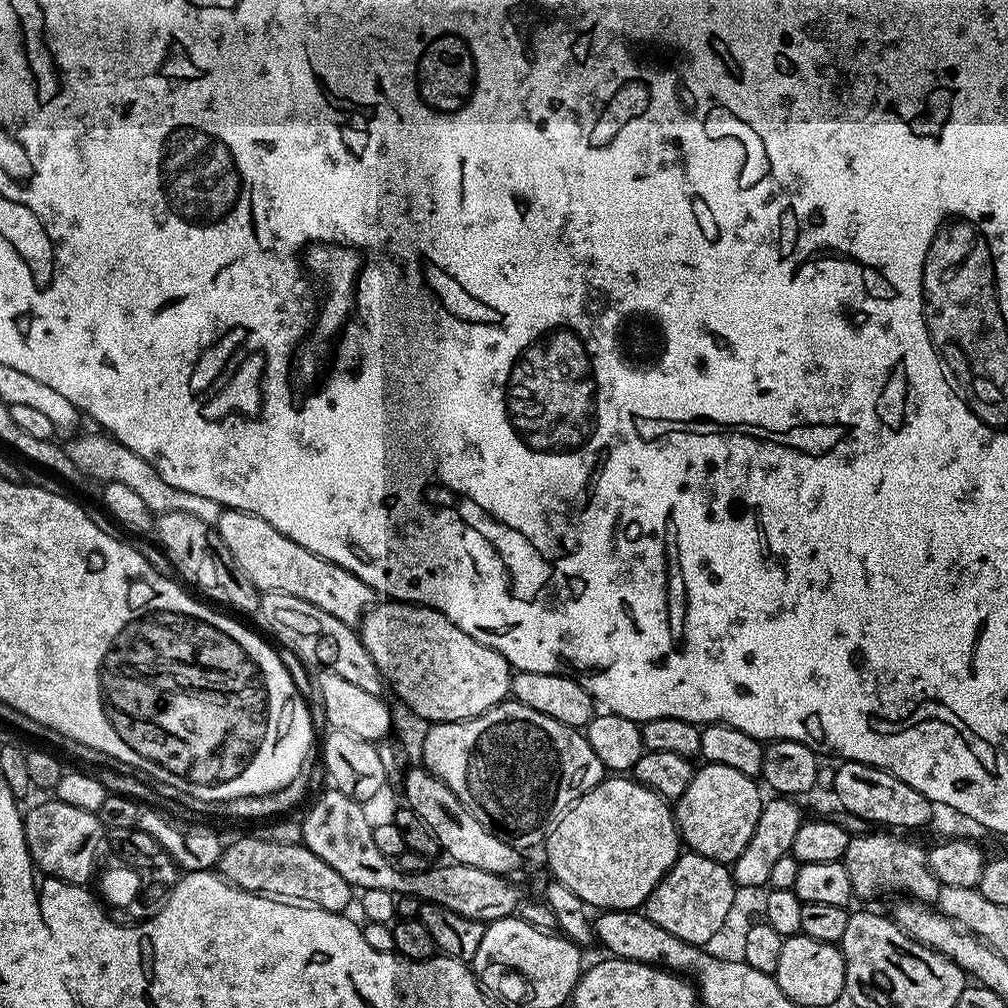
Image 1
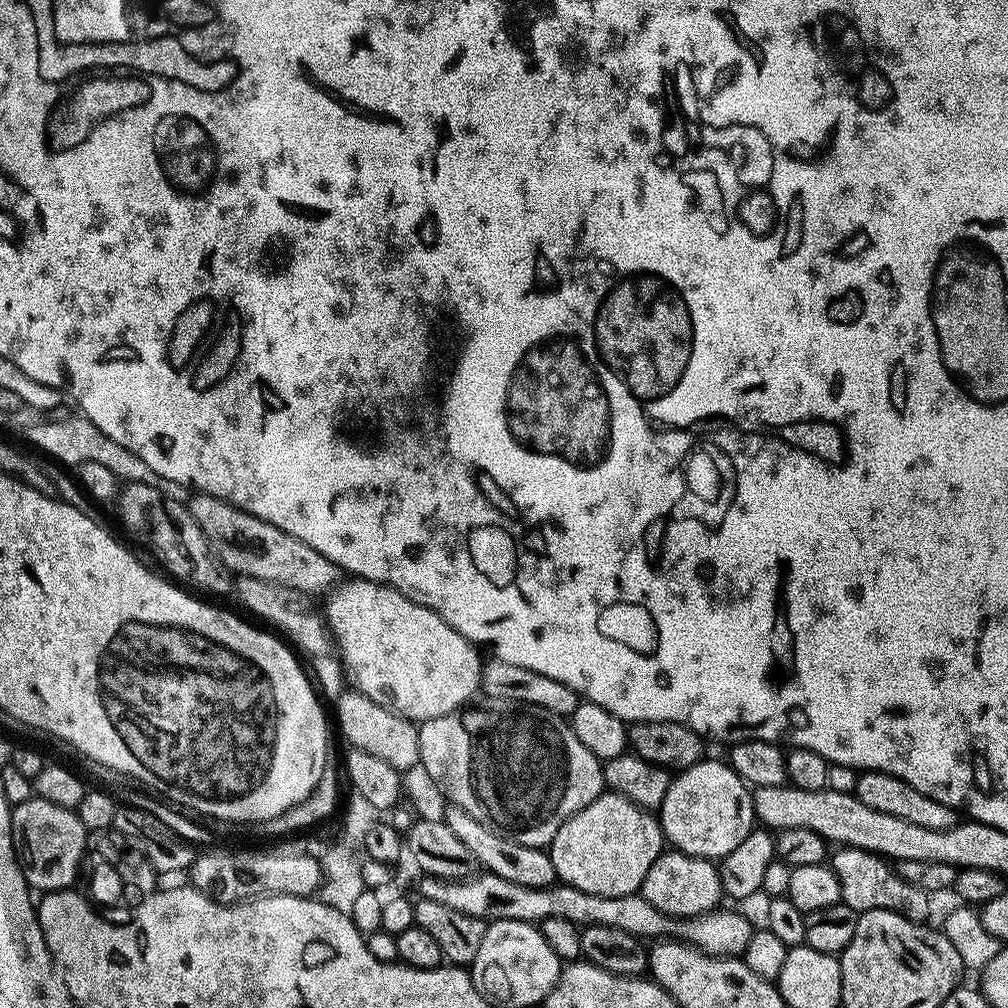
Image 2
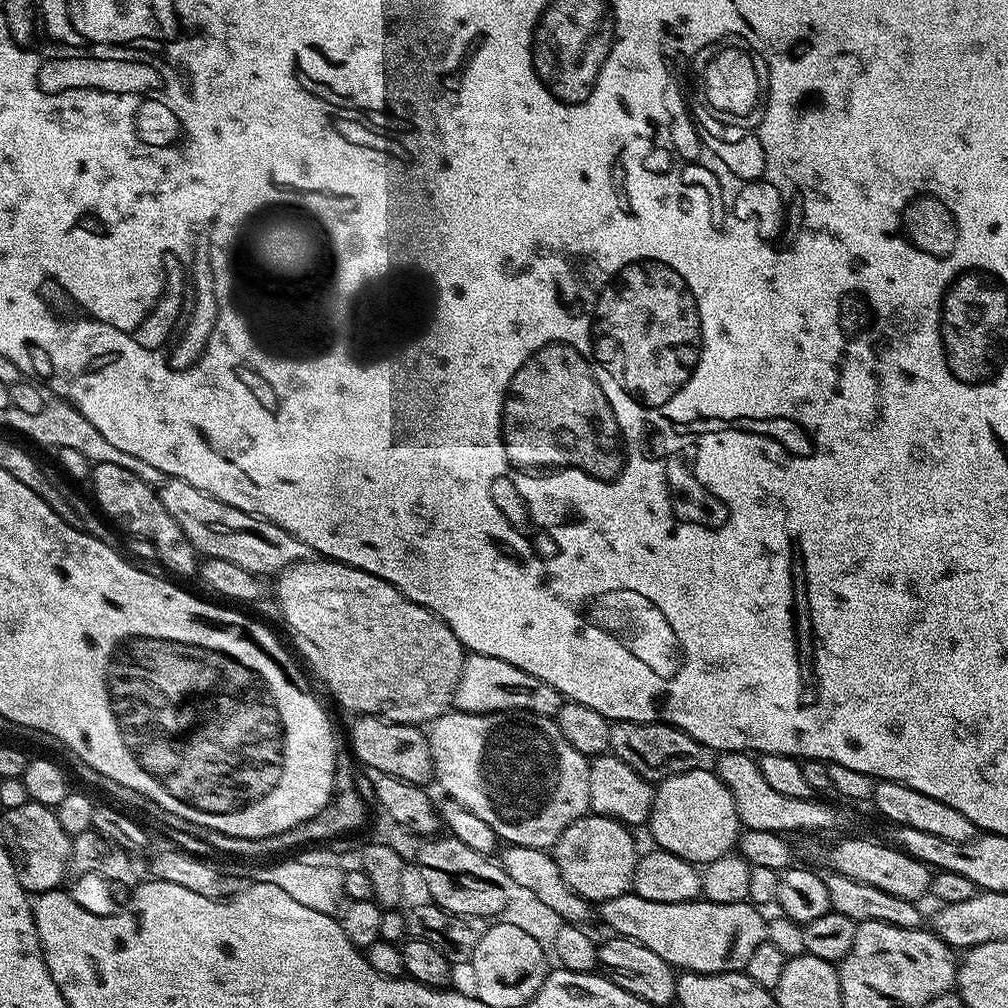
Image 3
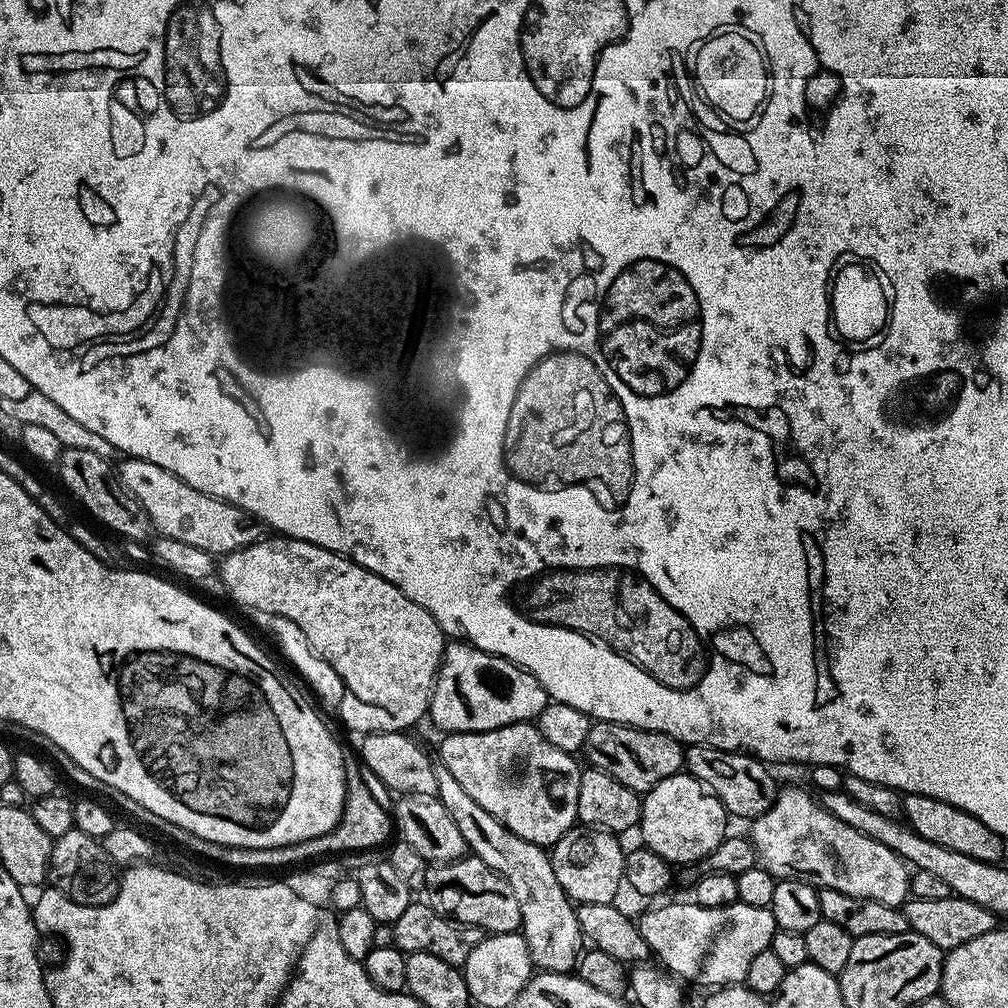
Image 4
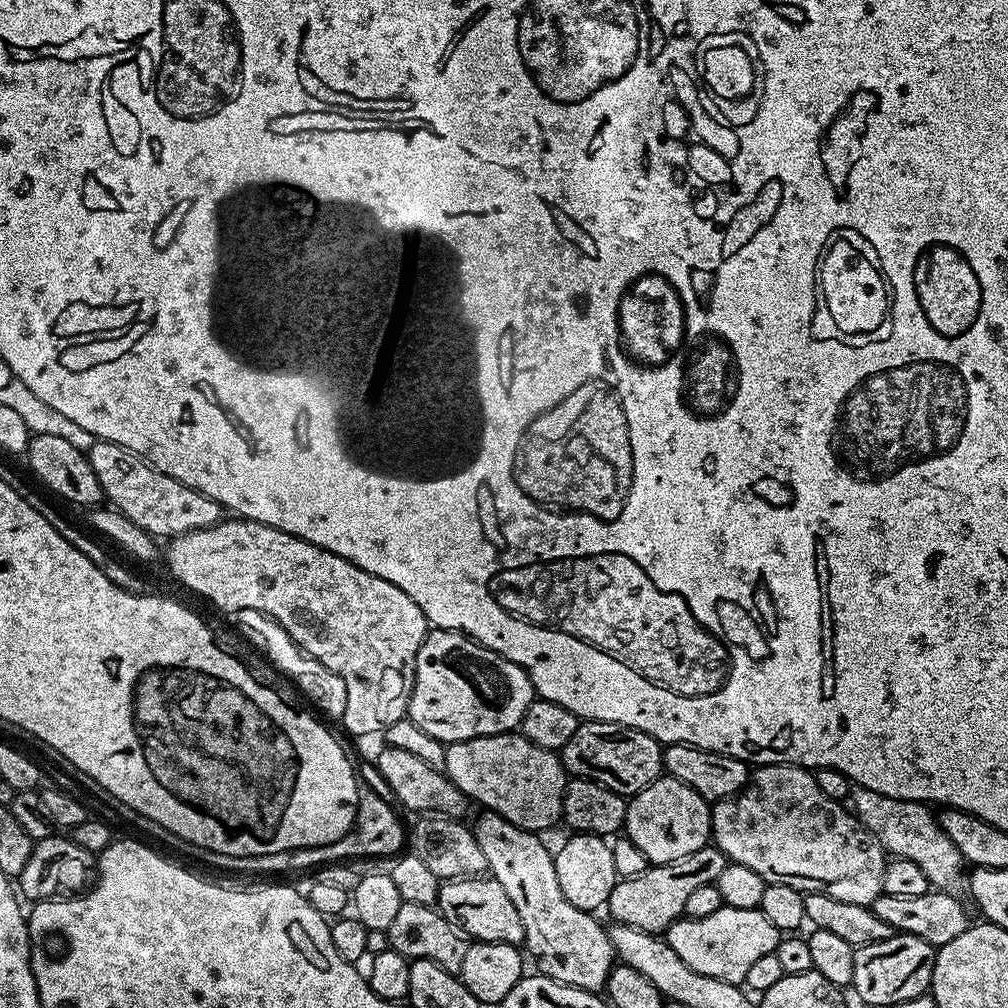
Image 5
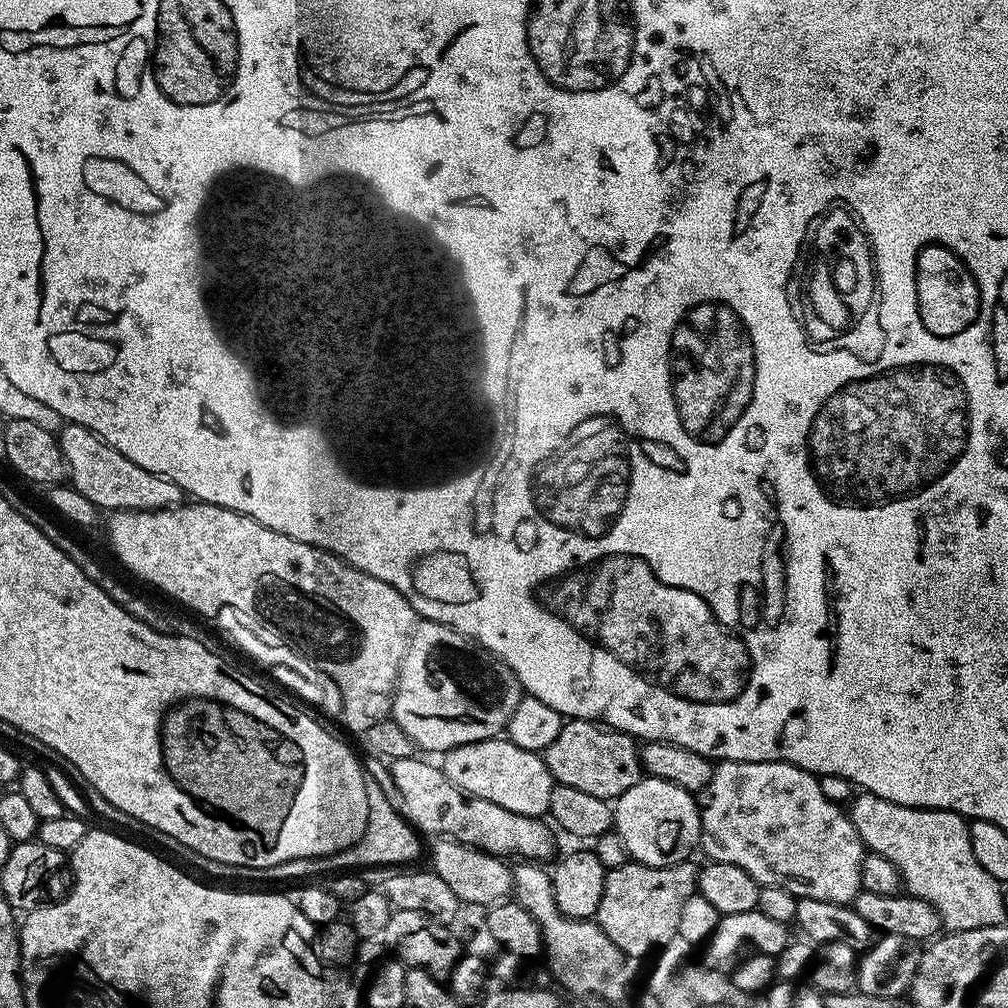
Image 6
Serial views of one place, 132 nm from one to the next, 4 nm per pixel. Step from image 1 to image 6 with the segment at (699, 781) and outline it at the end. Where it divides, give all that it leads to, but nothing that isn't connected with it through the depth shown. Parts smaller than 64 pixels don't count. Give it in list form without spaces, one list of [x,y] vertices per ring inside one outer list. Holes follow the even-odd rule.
[[[645,775],[626,794],[617,796],[614,801],[614,830],[622,838],[629,857],[635,863],[646,866],[670,866],[682,864],[689,859],[692,851],[700,844],[700,810],[695,795],[657,776]]]

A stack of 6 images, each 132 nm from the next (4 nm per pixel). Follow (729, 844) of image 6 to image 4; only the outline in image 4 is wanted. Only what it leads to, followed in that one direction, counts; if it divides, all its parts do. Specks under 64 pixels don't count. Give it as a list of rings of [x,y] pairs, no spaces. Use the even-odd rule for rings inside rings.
[[[781,787],[771,806],[751,821],[750,839],[756,848],[759,867],[766,869],[776,881],[797,880],[811,884],[817,890],[842,890],[842,894],[850,894],[854,898],[900,908],[910,896],[909,865],[897,852],[882,846],[882,842],[874,842],[874,838],[866,838],[866,834],[854,830],[854,826],[846,826],[846,822],[834,818],[834,814],[827,812],[823,803],[817,797],[815,800],[811,796],[813,793],[805,788]]]

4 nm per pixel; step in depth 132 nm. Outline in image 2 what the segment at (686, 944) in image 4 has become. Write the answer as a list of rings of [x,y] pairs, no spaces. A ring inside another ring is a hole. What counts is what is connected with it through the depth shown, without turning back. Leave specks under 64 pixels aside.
[[[476,874],[462,880],[443,880],[437,876],[424,876],[421,879],[419,895],[430,902],[442,902],[442,906],[450,906],[450,910],[458,910],[462,914],[470,914],[485,922],[494,920],[526,920],[539,922],[546,918],[566,918],[578,926],[610,926],[614,930],[622,930],[637,938],[672,937],[693,944],[699,952],[708,956],[743,957],[746,942],[750,942],[753,926],[743,917],[739,910],[724,912],[717,910],[691,920],[682,920],[662,914],[646,902],[638,894],[630,896],[603,896],[602,894],[586,894],[574,886],[557,882],[548,888],[531,888],[518,886],[518,882],[506,882],[506,878],[498,878],[491,874]]]

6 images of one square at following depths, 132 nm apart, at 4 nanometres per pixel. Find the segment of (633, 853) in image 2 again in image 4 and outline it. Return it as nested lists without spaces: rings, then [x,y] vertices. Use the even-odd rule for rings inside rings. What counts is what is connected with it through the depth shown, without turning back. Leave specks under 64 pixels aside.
[[[573,826],[557,844],[551,845],[550,855],[554,874],[562,886],[562,890],[568,896],[568,899],[576,904],[585,904],[586,902],[602,902],[603,904],[613,903],[619,894],[620,888],[624,884],[624,857],[625,849],[620,849],[620,844],[615,835],[604,831],[603,828],[590,828],[587,826]]]

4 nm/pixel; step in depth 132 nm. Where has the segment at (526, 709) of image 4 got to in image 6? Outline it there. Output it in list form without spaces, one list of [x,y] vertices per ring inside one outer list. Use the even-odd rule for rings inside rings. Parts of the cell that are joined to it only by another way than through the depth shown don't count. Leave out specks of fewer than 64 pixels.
[[[421,619],[413,627],[404,661],[400,663],[390,716],[398,722],[398,726],[402,726],[402,730],[406,730],[417,749],[425,748],[428,752],[443,754],[458,746],[499,737],[507,729],[510,714],[514,714],[514,706],[518,706],[521,695],[518,678],[499,658],[445,624]]]

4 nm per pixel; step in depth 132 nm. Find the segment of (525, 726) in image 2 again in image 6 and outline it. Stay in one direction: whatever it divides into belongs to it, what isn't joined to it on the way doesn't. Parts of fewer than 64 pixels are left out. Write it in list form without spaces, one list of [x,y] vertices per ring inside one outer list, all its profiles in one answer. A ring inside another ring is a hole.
[[[493,738],[452,748],[443,753],[442,760],[444,773],[462,791],[486,798],[486,802],[498,802],[514,814],[540,818],[547,813],[554,781],[541,753],[522,750],[507,738]]]

